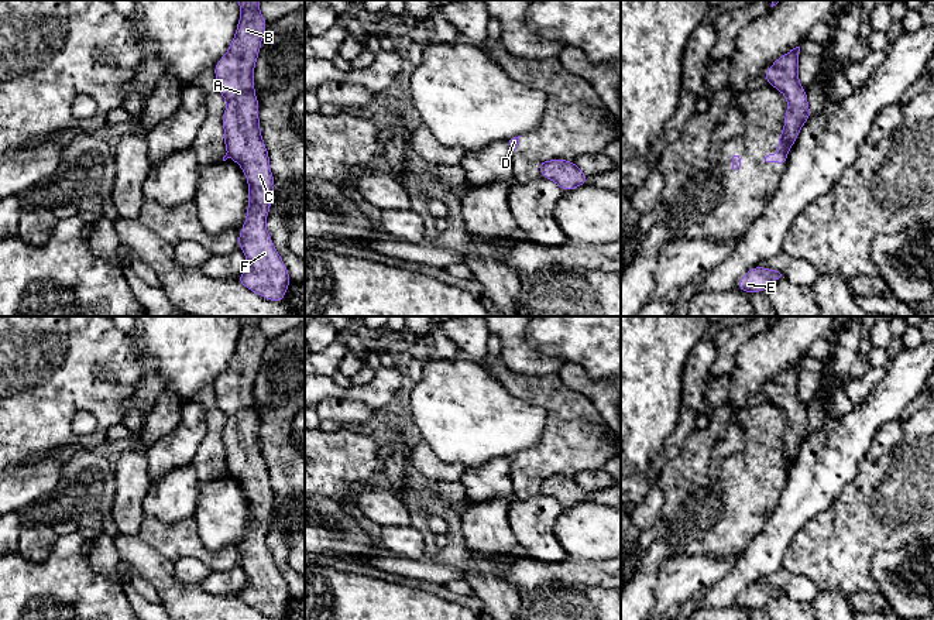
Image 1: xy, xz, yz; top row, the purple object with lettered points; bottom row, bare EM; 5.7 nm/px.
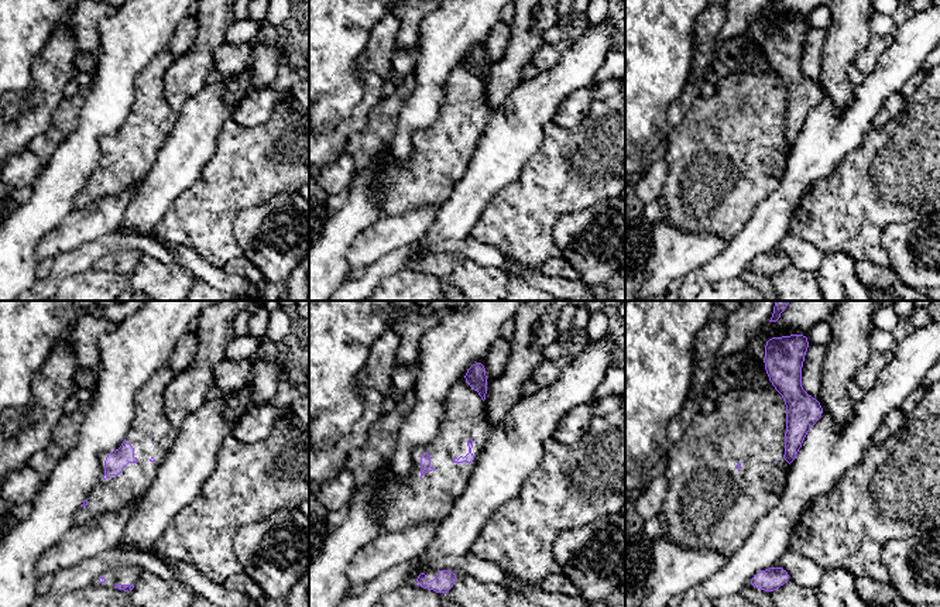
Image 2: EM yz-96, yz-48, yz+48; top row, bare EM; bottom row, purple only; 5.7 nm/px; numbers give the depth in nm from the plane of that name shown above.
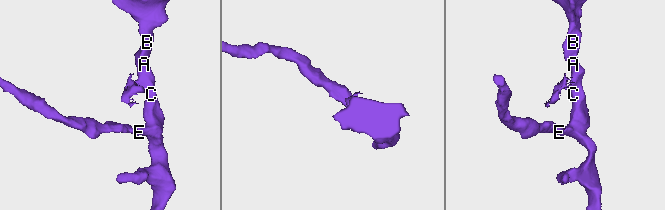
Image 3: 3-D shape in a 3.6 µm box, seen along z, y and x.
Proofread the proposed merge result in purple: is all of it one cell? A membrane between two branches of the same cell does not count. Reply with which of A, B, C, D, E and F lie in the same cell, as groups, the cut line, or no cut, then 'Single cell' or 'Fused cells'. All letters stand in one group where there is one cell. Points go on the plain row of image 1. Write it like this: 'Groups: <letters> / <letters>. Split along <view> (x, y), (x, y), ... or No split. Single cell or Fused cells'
Groups: A B C E F / D. Split along yz (783, 444), (787, 463). Fused cells

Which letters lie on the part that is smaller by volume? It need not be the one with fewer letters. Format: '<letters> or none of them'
D

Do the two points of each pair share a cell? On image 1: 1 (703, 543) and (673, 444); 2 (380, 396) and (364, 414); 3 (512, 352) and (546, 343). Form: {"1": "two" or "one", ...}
{"1": "two", "2": "two", "3": "two"}

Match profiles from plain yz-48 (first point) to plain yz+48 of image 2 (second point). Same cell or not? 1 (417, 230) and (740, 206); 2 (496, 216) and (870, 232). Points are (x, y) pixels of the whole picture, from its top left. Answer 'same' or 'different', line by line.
1: different
2: same

